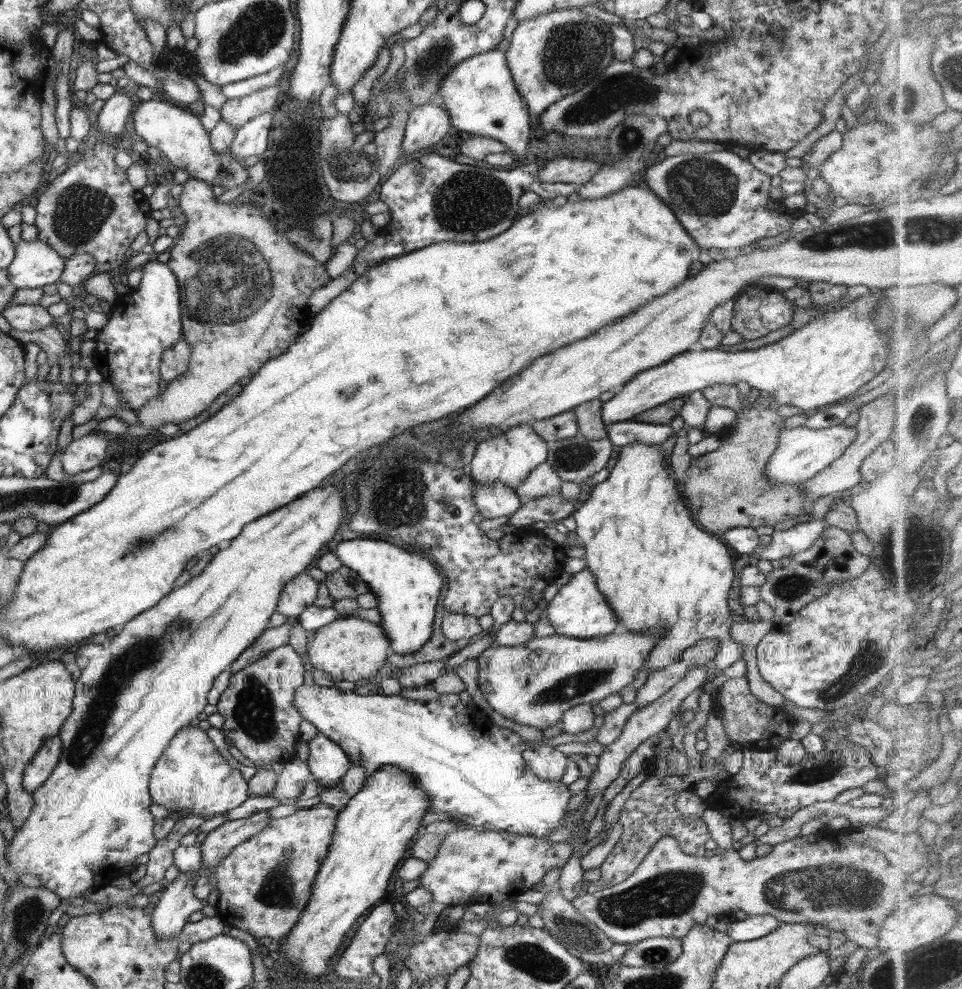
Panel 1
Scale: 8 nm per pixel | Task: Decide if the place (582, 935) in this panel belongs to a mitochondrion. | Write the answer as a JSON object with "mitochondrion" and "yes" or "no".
{"mitochondrion":"yes"}

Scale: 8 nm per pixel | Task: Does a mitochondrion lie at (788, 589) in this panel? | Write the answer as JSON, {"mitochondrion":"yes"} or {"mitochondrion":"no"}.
{"mitochondrion":"yes"}

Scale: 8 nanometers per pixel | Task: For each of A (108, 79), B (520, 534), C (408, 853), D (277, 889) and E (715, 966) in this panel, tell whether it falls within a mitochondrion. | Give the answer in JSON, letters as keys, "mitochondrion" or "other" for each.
{"A":"other","B":"other","C":"other","D":"mitochondrion","E":"other"}

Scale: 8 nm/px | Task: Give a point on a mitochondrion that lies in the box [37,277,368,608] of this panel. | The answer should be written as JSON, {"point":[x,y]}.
{"point":[141,543]}

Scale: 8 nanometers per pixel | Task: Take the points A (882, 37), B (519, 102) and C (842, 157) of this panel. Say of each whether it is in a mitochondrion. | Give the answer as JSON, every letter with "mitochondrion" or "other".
{"A":"other","B":"other","C":"other"}

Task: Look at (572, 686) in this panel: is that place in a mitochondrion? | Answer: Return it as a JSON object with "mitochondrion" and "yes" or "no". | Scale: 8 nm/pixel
{"mitochondrion":"yes"}

